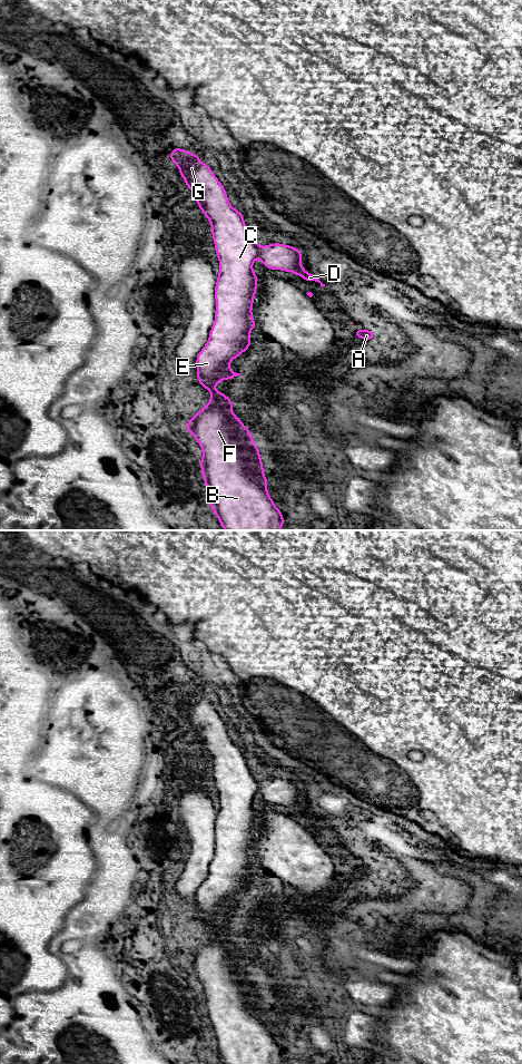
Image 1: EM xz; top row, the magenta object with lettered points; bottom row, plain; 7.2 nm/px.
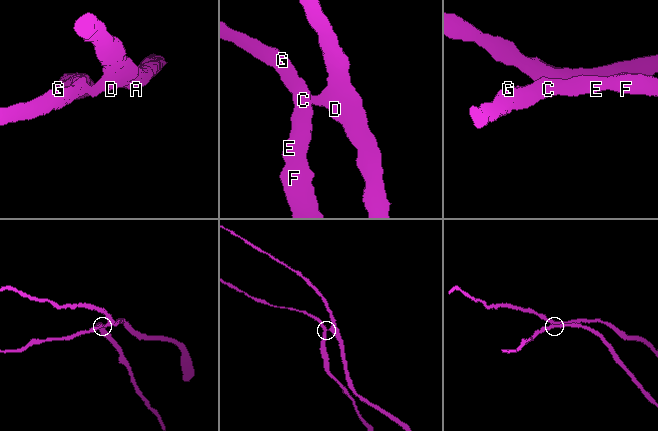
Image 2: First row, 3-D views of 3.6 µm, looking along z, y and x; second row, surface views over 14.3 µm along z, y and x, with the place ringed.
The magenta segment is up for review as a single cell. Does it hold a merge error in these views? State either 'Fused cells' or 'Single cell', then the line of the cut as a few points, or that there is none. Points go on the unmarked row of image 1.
Fused cells. Split along xz (260, 781), (257, 791)

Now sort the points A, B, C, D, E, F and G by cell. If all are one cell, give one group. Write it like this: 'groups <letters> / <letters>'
groups A D / B C E F G

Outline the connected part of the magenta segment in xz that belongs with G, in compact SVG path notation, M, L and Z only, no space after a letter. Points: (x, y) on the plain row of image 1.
M175 682L170 685L170 696L177 700L180 711L186 718L186 722L191 724L193 731L197 735L197 741L210 756L211 771L219 794L219 809L217 810L215 821L215 857L210 863L207 878L196 892L198 917L210 927L210 935L195 951L188 955L186 965L196 973L203 985L200 1004L208 1027L208 1038L218 1053L220 1061L224 1064L280 1064L285 1054L266 1023L269 1016L264 1011L259 983L254 978L253 969L248 963L234 949L233 936L223 929L221 926L213 925L220 916L242 909L232 905L228 899L244 888L252 879L250 866L256 861L252 843L258 818L258 811L253 806L253 799L258 792L260 781L257 774L253 773L248 768L243 748L230 740L221 716L217 714L213 704L199 694L197 689Z

